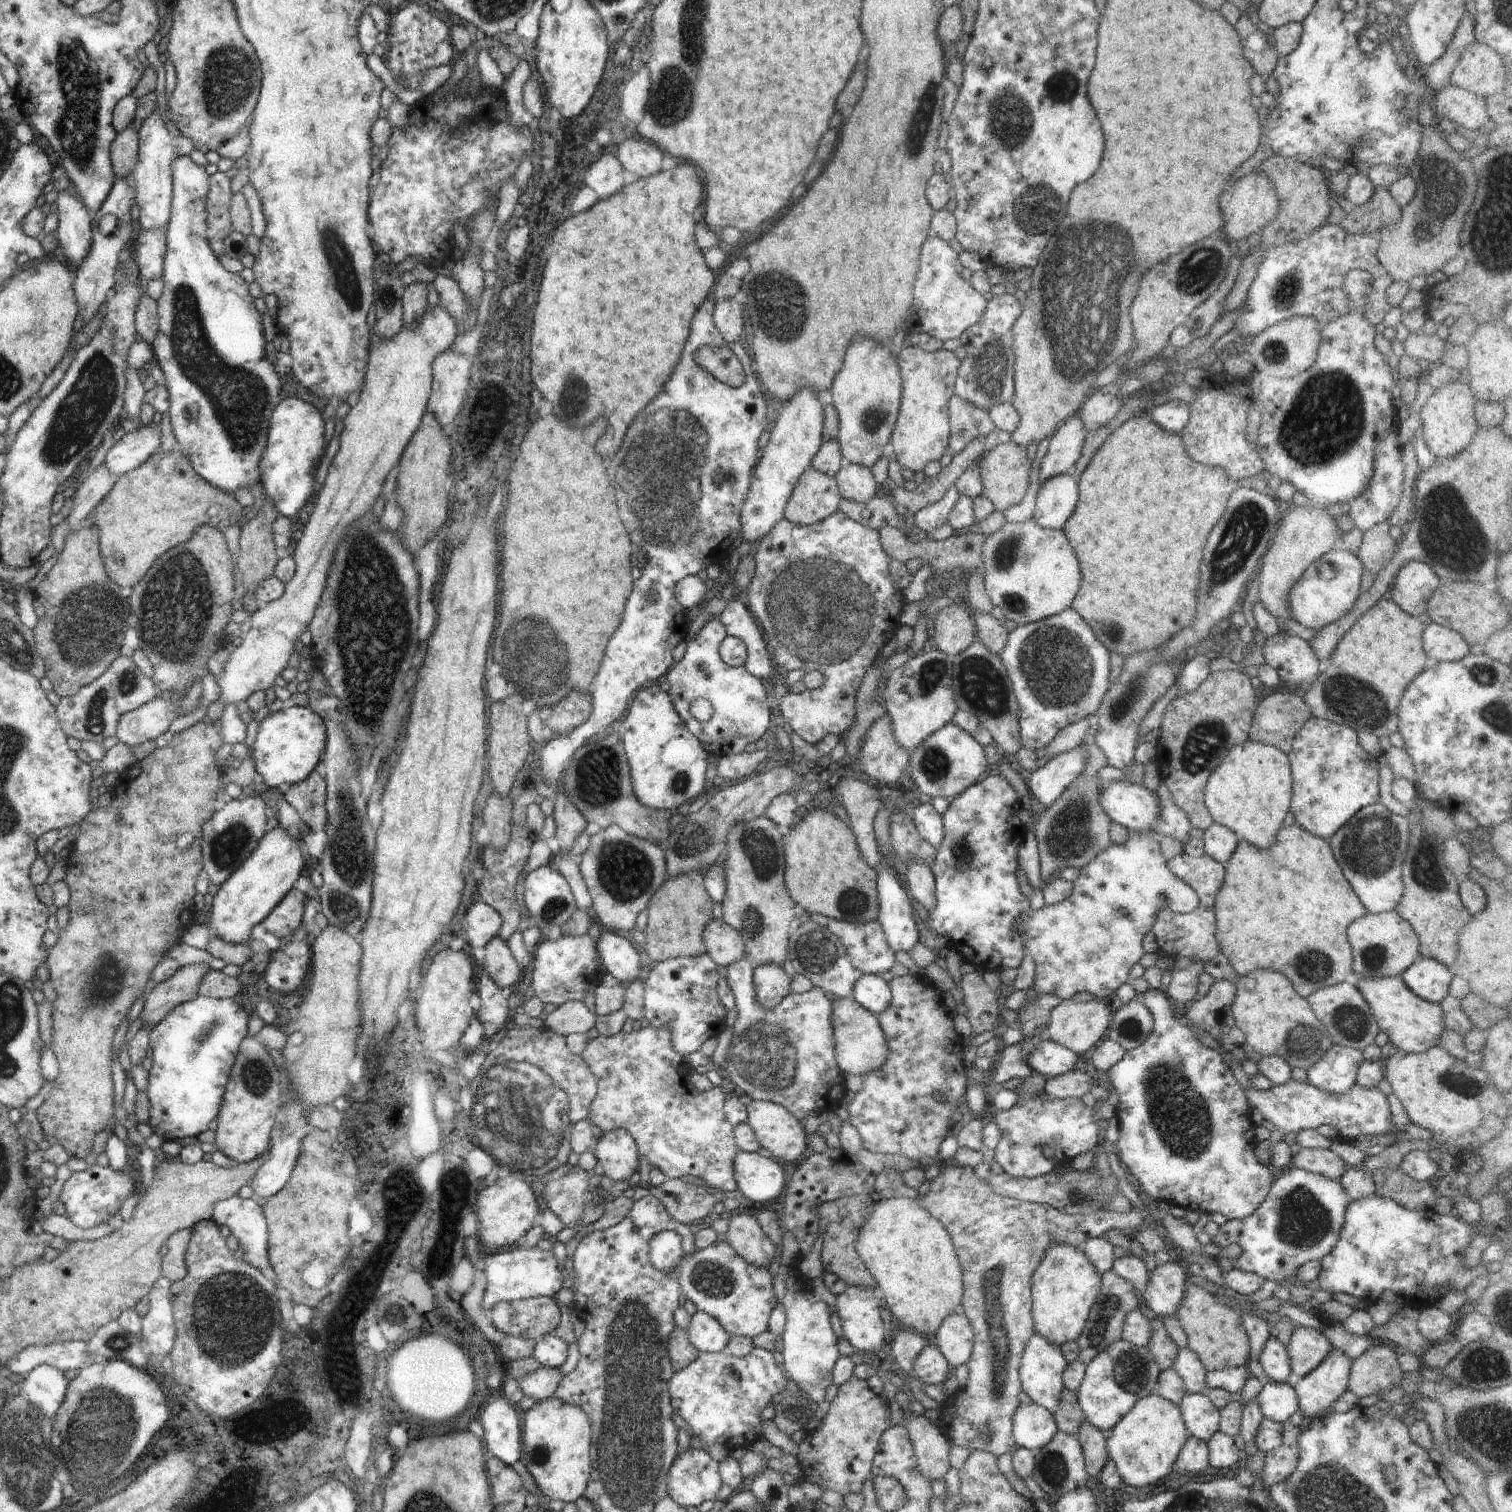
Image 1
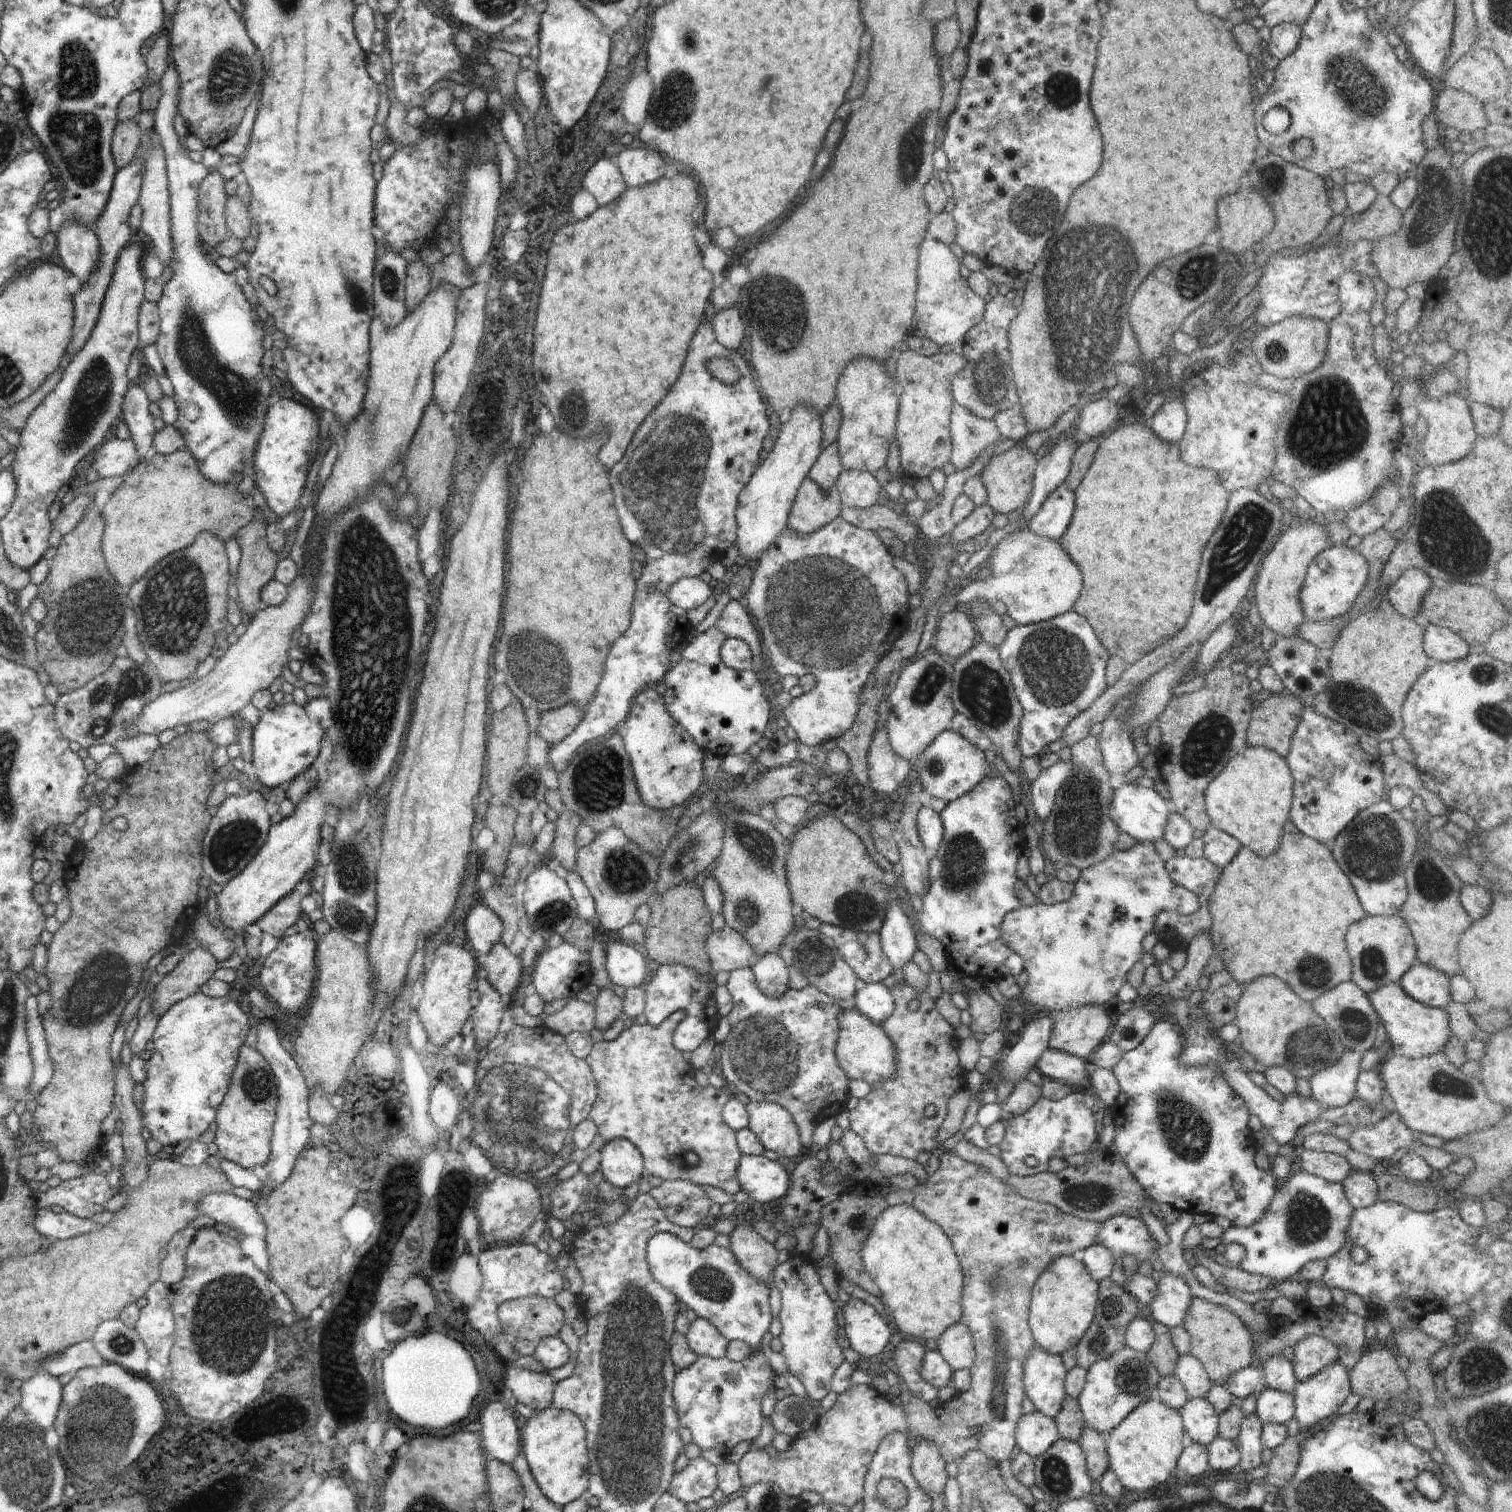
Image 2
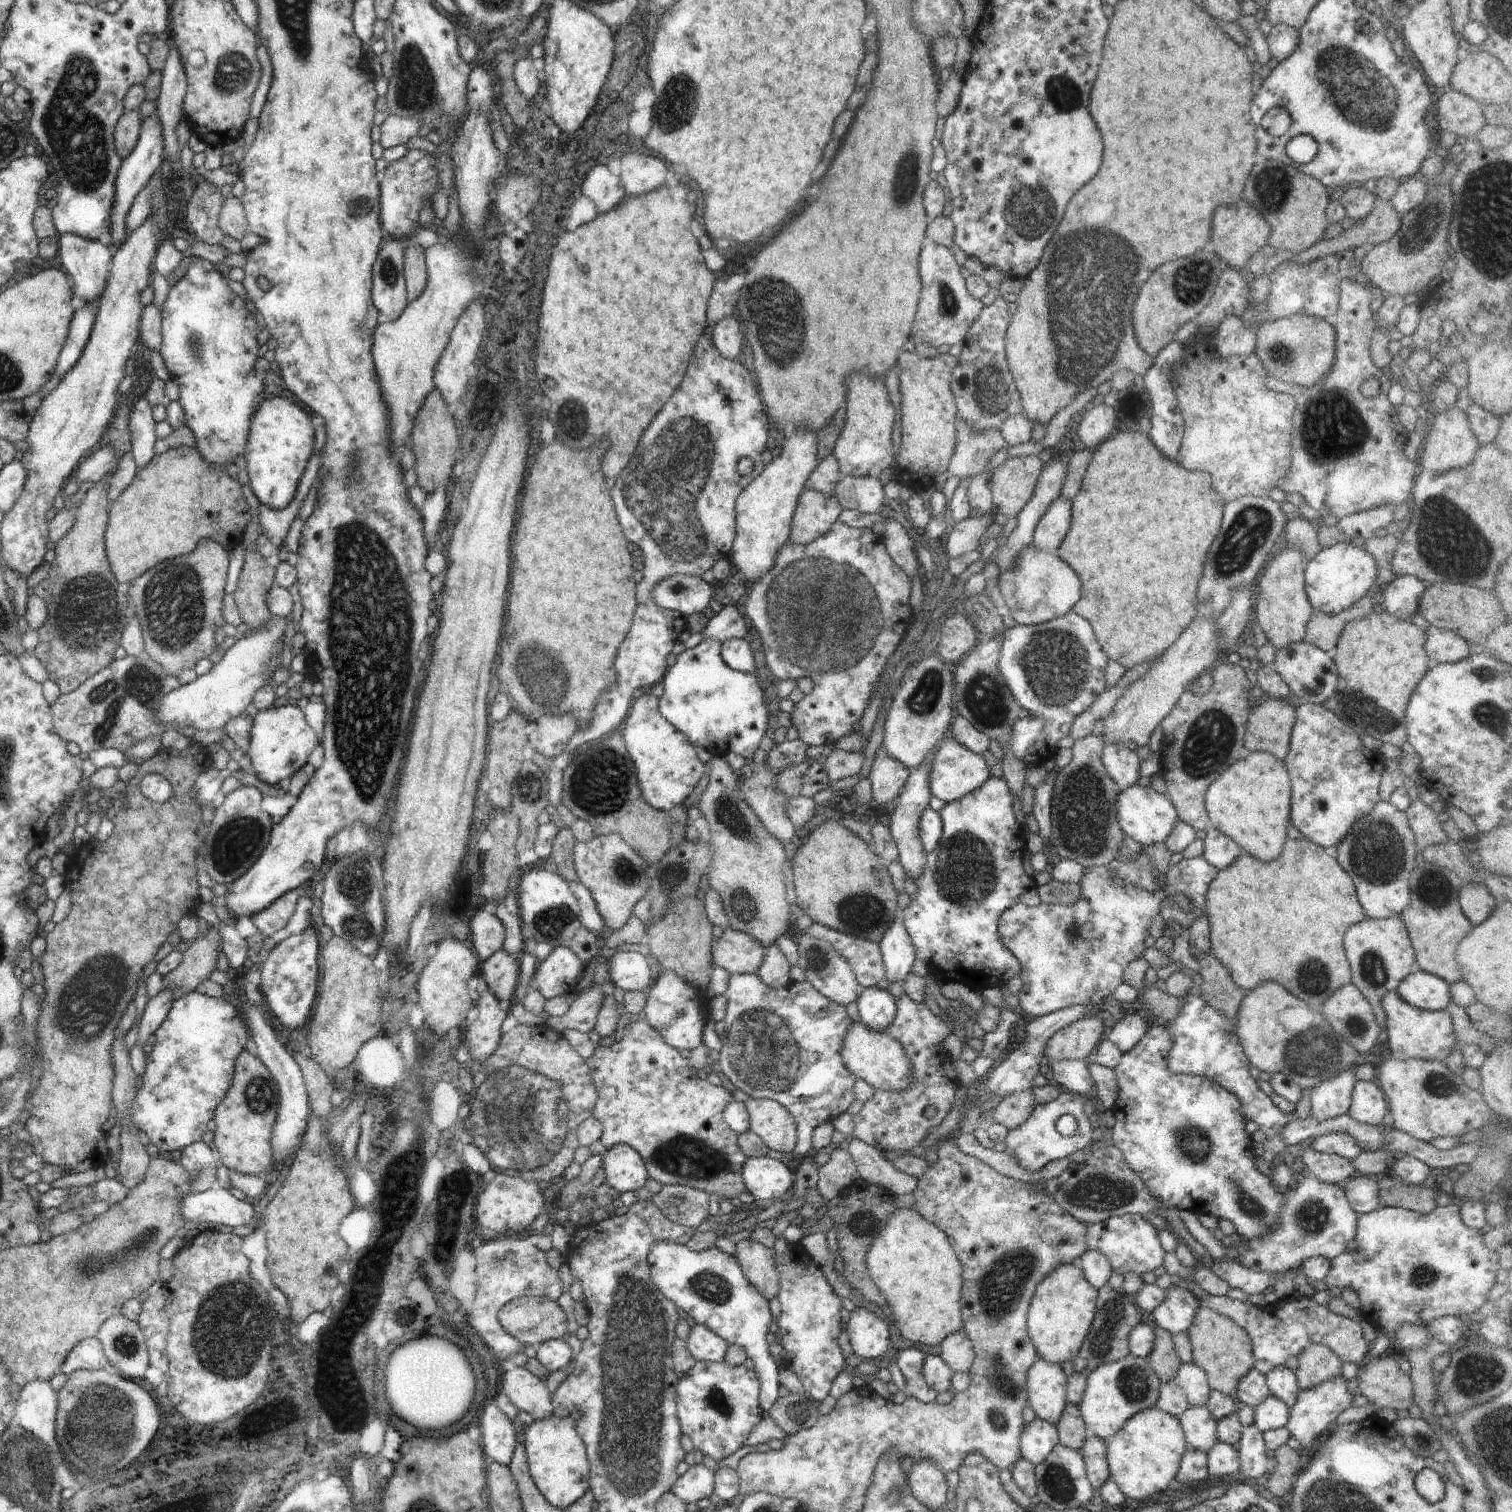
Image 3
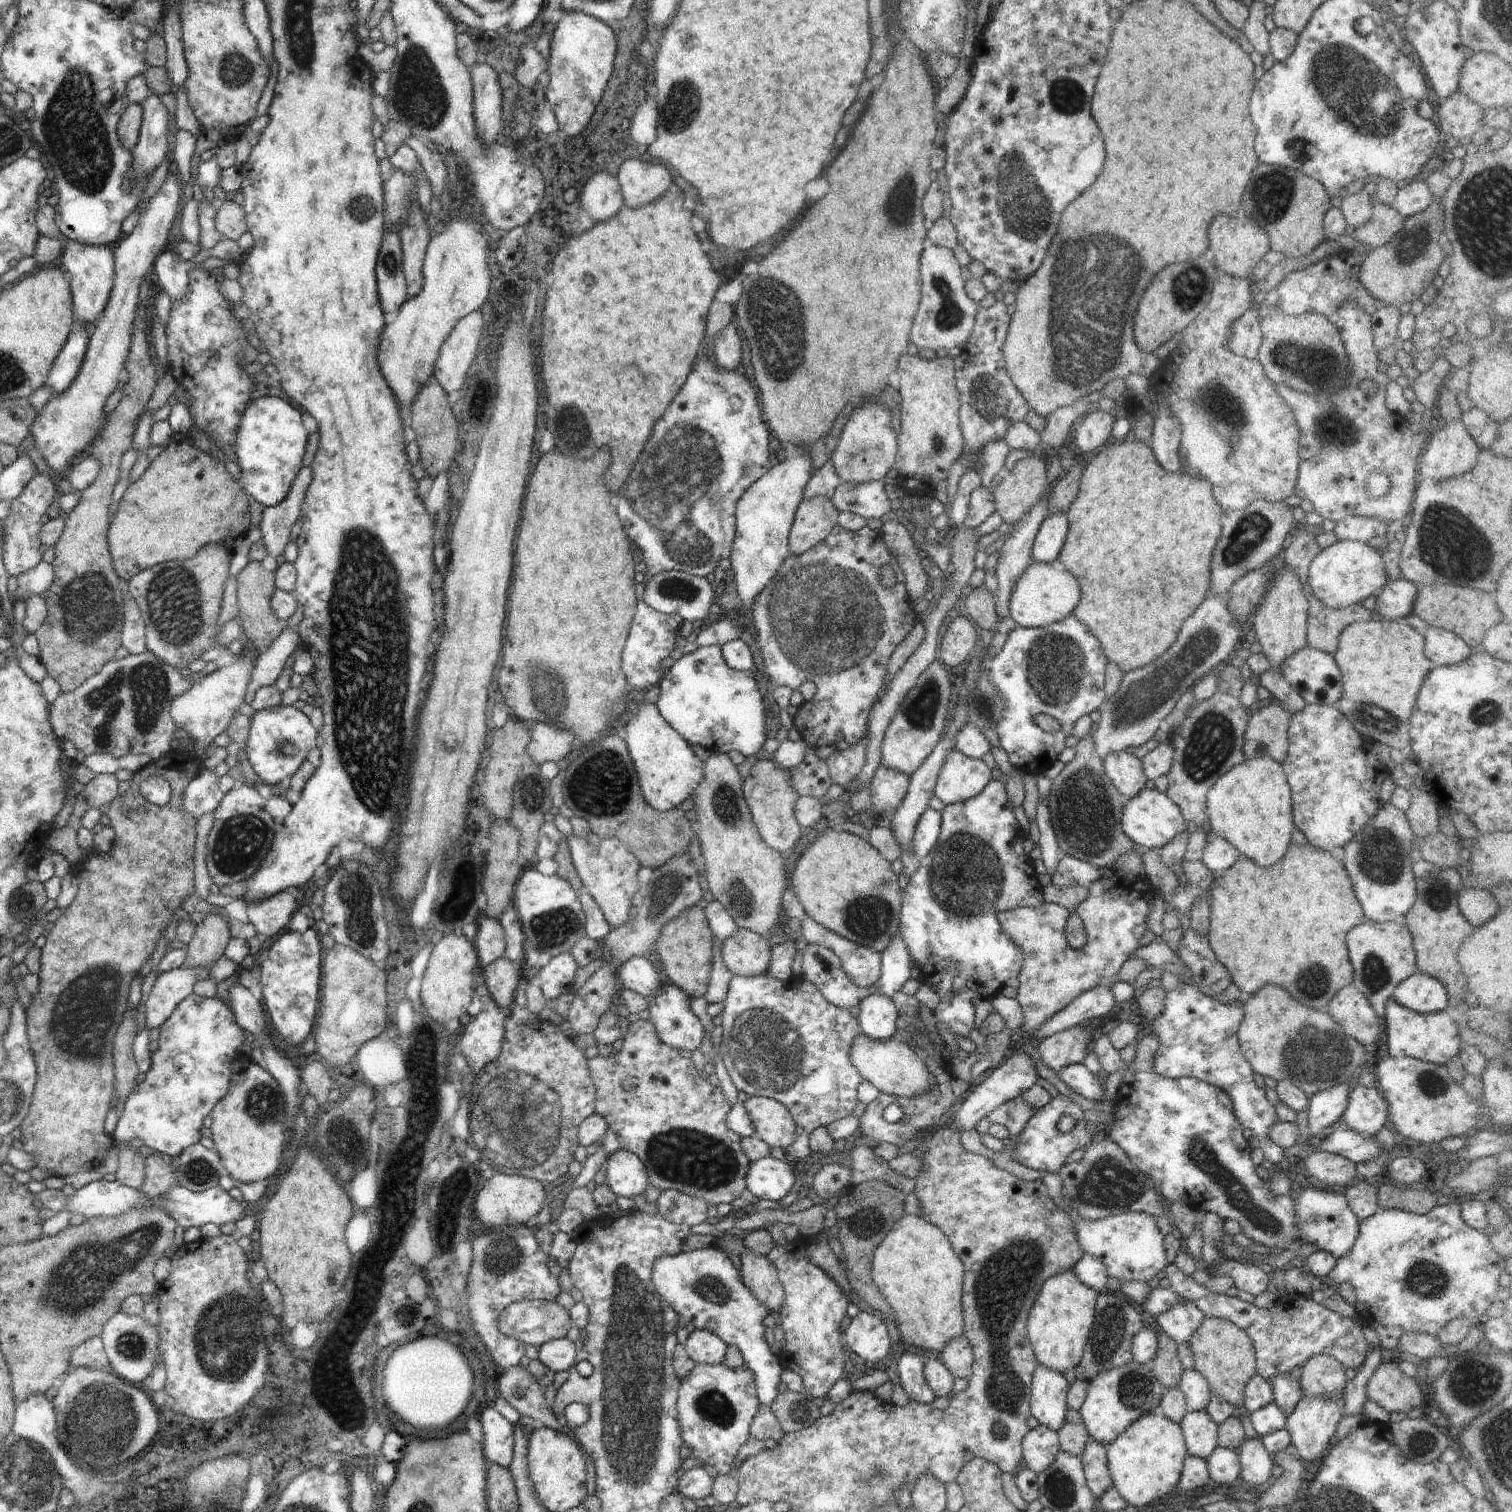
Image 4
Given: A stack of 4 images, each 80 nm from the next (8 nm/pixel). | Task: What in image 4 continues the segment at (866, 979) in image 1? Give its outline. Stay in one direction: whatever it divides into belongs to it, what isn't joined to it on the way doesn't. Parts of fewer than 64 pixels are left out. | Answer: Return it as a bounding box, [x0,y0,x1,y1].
[857,992,899,1041]

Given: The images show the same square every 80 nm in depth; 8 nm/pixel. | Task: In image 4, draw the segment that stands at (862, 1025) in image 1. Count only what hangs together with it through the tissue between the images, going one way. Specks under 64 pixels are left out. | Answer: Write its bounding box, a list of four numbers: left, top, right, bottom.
[848,1032,934,1098]

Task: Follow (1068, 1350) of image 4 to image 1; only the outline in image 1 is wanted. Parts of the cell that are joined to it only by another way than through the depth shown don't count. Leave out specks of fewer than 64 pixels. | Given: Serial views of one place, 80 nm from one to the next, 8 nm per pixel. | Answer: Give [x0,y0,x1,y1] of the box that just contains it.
[1031,1243,1101,1347]

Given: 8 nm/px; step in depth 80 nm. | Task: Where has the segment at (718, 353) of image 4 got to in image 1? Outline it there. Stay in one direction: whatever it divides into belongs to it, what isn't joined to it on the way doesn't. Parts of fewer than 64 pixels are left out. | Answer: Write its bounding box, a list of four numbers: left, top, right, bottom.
[713,297,747,343]

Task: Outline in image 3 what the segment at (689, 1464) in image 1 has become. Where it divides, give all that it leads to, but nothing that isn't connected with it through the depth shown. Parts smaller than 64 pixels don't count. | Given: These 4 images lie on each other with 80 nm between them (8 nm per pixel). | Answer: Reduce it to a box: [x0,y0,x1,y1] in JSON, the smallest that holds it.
[670,1463,714,1504]

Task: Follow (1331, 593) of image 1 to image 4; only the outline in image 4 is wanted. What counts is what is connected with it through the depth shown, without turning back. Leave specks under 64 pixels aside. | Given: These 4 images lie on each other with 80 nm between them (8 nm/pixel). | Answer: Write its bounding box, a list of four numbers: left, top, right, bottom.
[1307,540,1389,609]

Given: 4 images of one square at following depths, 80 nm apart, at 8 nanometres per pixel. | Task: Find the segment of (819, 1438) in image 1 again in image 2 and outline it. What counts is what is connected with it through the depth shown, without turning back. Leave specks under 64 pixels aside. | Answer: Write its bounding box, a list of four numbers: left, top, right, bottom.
[737,1151,1104,1511]

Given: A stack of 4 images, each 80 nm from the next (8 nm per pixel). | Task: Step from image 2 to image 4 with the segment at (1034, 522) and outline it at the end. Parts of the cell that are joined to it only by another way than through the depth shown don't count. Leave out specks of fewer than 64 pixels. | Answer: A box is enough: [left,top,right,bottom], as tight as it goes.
[1032,513,1069,563]

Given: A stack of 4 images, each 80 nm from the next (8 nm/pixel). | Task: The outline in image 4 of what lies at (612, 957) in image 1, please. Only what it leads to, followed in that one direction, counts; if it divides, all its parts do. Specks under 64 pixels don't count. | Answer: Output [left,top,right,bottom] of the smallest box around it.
[616,956,660,997]

